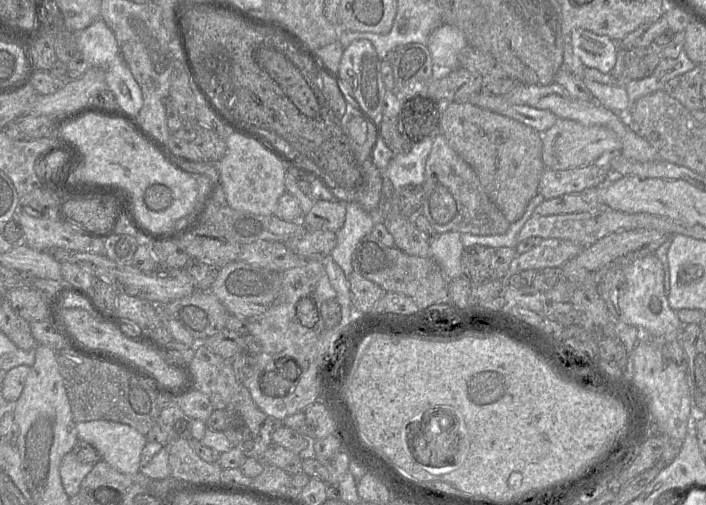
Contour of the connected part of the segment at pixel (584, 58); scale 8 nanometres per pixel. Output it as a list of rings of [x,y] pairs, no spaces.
[[[573,29],[569,42],[585,67],[595,68],[605,74],[611,73],[618,52],[616,41],[588,30]]]

